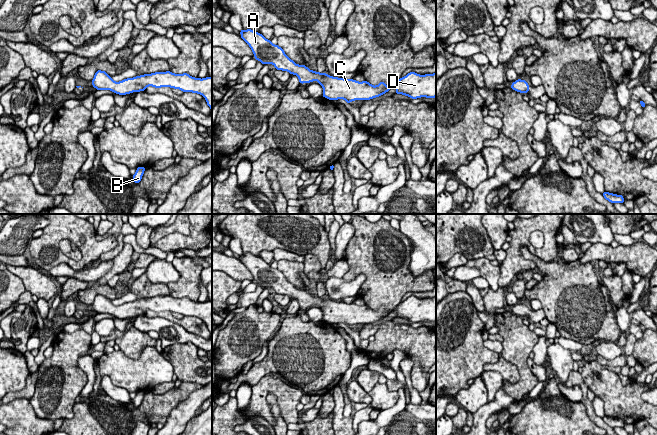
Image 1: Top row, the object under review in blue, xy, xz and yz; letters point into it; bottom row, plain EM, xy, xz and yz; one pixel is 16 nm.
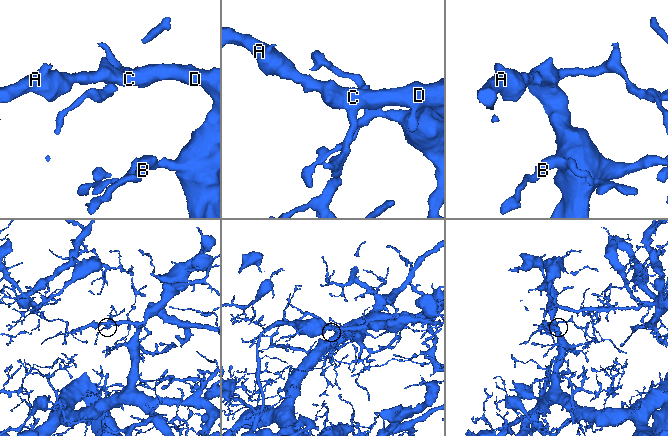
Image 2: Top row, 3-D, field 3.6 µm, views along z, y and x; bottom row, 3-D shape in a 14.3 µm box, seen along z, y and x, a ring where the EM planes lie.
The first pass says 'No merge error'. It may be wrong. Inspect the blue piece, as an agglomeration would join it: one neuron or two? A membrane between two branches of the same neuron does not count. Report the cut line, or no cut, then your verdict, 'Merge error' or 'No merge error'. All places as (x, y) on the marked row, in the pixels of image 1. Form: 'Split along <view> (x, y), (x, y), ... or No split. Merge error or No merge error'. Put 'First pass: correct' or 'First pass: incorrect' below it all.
No split. No merge error
First pass: correct

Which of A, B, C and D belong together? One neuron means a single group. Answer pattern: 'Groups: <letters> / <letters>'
Groups: A B C D

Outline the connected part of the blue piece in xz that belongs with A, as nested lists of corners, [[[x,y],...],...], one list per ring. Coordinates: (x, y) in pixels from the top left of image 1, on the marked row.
[[[251,29],[241,30],[241,38],[249,45],[256,60],[264,64],[273,64],[275,69],[288,71],[299,78],[299,82],[317,81],[323,87],[323,97],[329,100],[344,99],[347,103],[355,100],[370,100],[379,97],[395,88],[397,94],[412,99],[436,97],[436,73],[419,75],[410,72],[400,78],[394,85],[387,87],[384,82],[373,86],[366,80],[359,82],[353,79],[332,77],[326,73],[310,70],[305,65],[298,65],[291,60],[278,45],[272,44],[262,34]]]

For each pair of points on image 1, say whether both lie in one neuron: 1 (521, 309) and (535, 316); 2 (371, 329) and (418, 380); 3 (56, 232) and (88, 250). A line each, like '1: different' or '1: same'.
1: same
2: different
3: same

